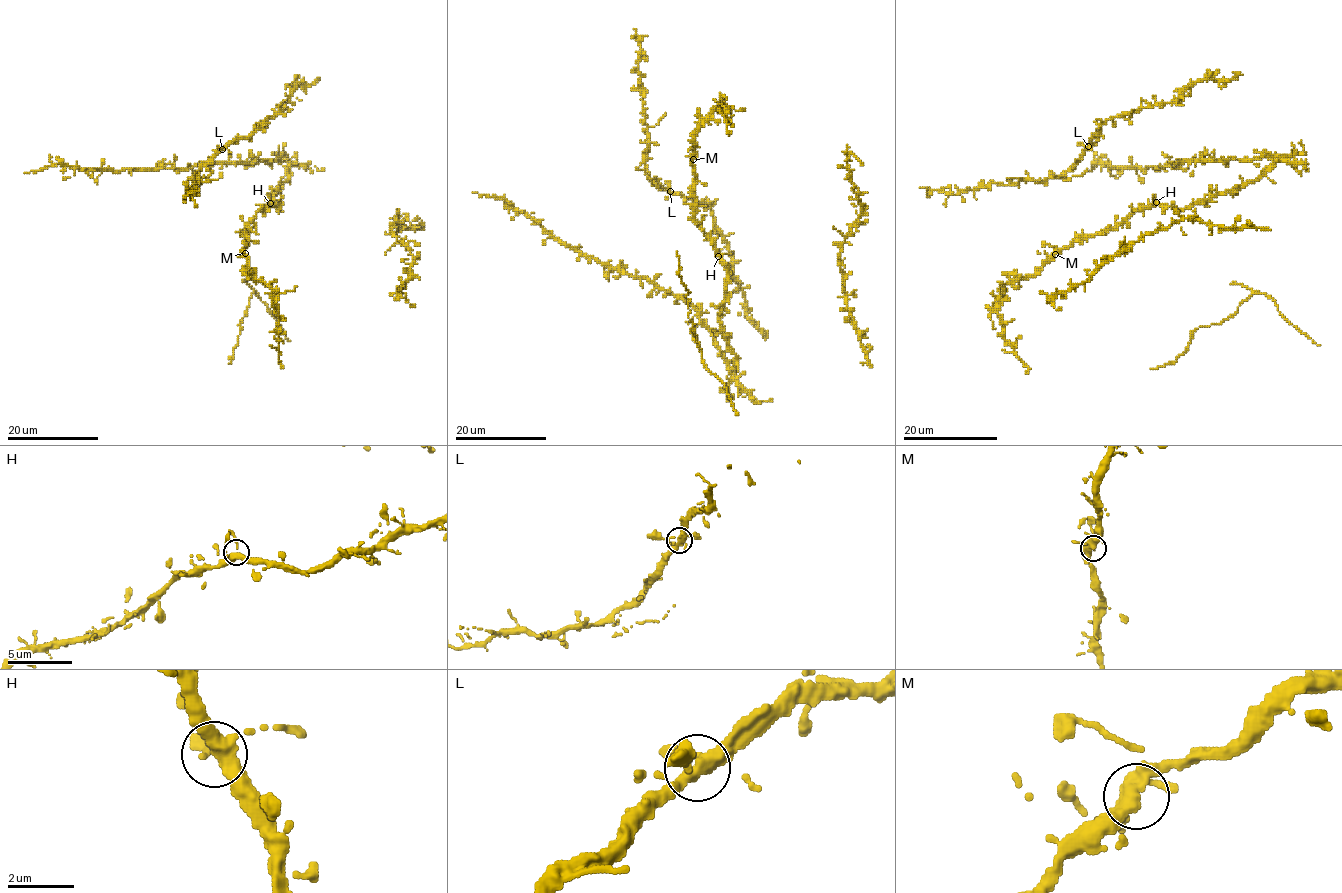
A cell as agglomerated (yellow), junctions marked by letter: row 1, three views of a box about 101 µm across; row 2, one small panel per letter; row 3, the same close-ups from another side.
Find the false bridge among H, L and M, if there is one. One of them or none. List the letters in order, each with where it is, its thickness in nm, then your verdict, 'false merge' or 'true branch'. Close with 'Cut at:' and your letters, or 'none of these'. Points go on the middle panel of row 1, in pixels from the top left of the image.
H: at (718, 256); 360 nm thick; true branch
L: at (670, 191); 340 nm thick; true branch
M: at (693, 159); 360 nm thick; true branch
Cut at: none of these

